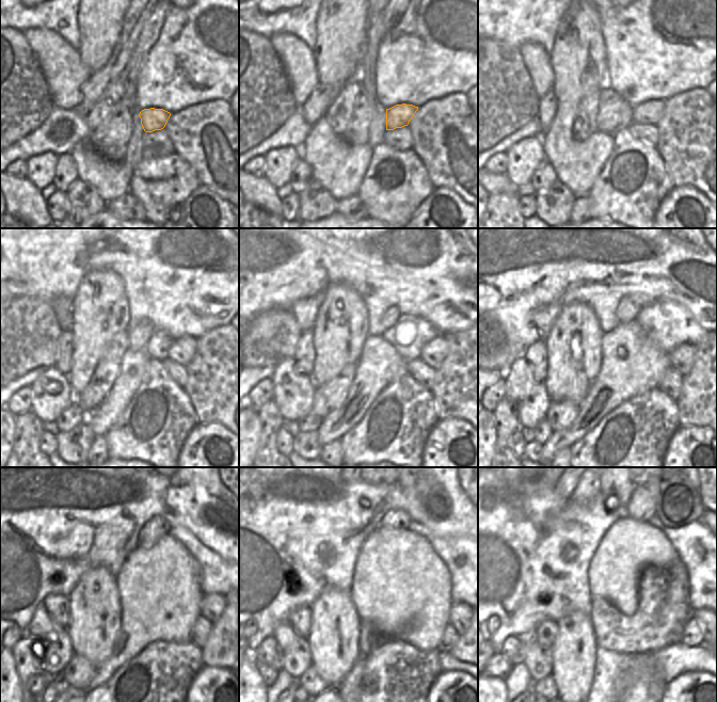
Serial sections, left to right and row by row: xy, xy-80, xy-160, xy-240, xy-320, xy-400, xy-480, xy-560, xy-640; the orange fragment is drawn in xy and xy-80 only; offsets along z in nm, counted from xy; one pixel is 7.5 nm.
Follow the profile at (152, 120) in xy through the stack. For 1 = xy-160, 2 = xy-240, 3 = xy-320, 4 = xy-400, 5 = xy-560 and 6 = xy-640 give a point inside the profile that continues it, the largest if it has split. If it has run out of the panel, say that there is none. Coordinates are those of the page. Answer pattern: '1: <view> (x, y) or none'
1: xy-160 (651, 112)
2: xy-240 (182, 350)
3: xy-320 (433, 353)
4: xy-400 (682, 357)
5: xy-560 (456, 619)
6: xy-640 (695, 615)

